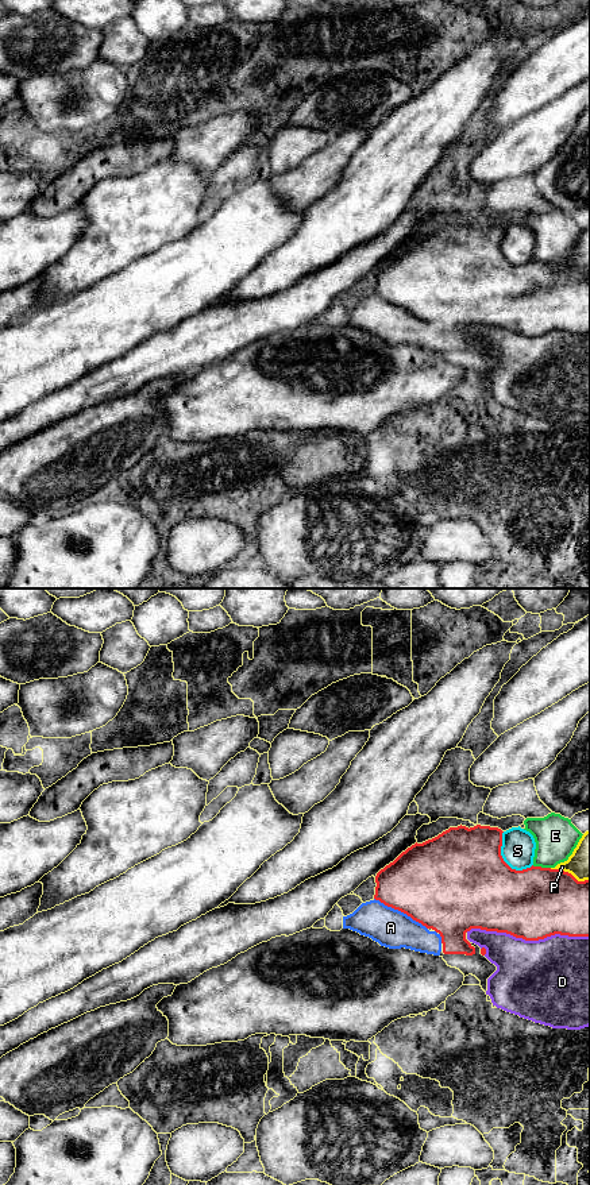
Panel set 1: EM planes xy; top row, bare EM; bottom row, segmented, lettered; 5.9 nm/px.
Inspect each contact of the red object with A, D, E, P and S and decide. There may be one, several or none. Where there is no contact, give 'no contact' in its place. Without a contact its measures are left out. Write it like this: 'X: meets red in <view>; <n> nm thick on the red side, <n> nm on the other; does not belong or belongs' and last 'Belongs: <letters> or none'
A: meets red in xy; 480 nm thick on the red side, 220 nm on the other; belongs
D: meets red in xy; 420 nm thick on the red side, 480 nm on the other; does not belong
E: meets red in xy; 420 nm thick on the red side, 240 nm on the other; does not belong
P: meets red in xy; 420 nm thick on the red side, 220 nm on the other; does not belong
S: meets red in xy; 500 nm thick on the red side, 200 nm on the other; does not belong
Belongs: A

